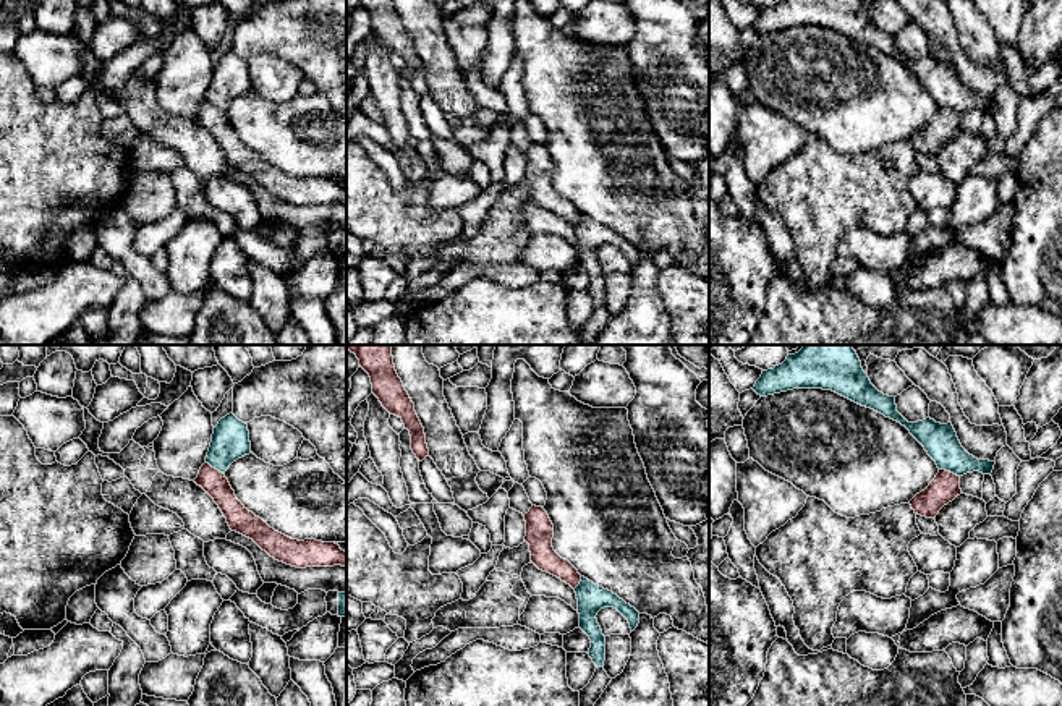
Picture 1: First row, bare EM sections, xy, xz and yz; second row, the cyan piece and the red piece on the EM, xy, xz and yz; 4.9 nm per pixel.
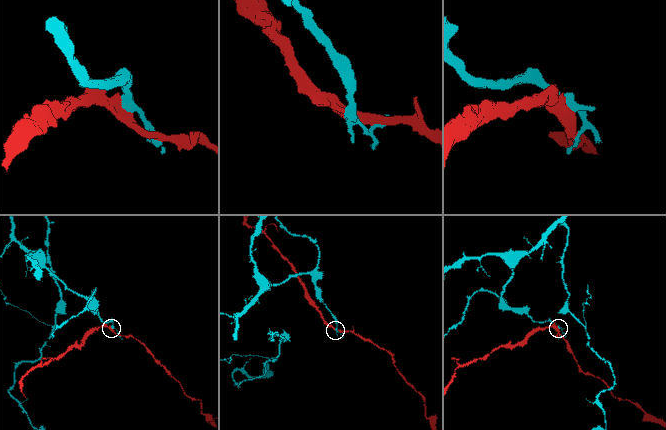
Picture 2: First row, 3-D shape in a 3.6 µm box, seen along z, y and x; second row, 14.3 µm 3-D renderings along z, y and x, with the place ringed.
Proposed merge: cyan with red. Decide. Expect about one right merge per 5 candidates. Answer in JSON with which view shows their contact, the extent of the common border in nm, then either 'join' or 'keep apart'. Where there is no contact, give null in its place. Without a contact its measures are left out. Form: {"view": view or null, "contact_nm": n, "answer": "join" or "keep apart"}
{"view": "yz", "contact_nm": 110, "answer": "keep apart"}

